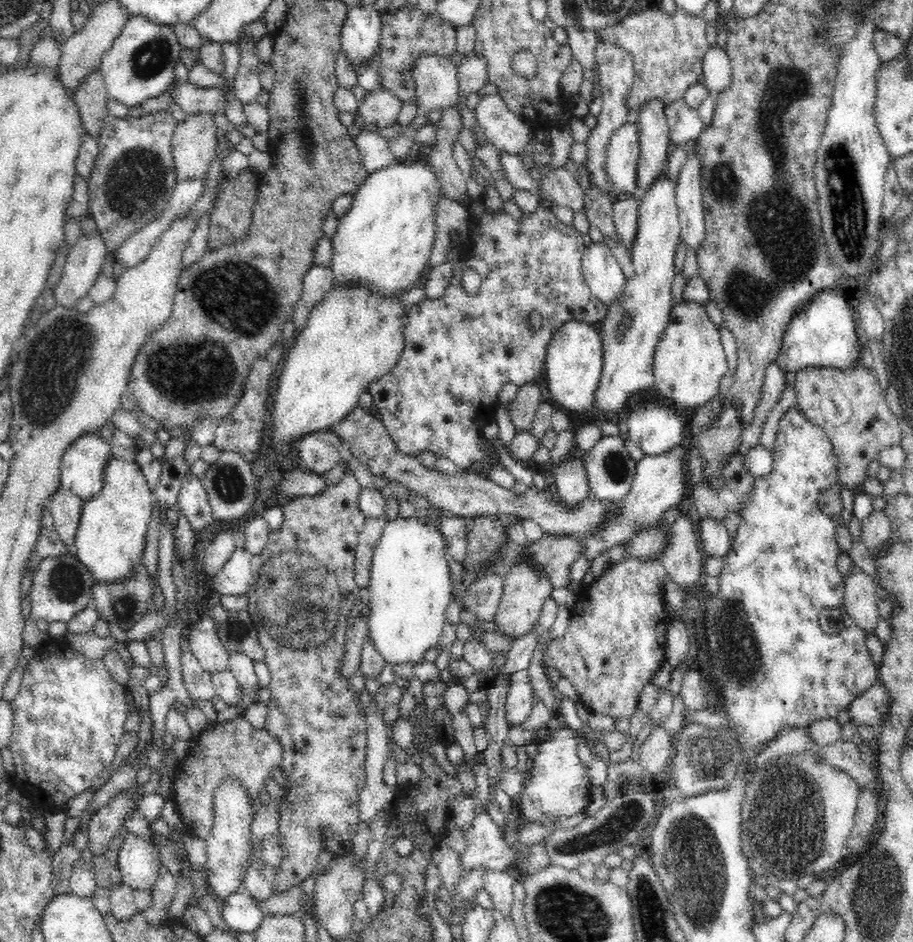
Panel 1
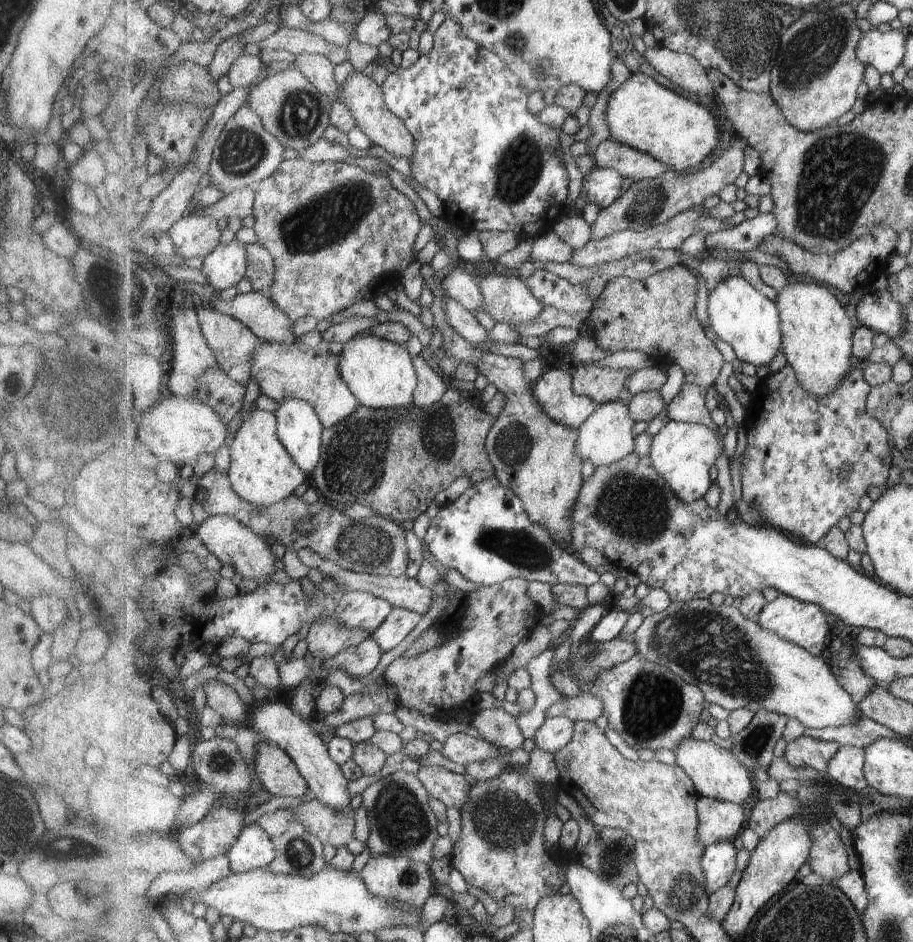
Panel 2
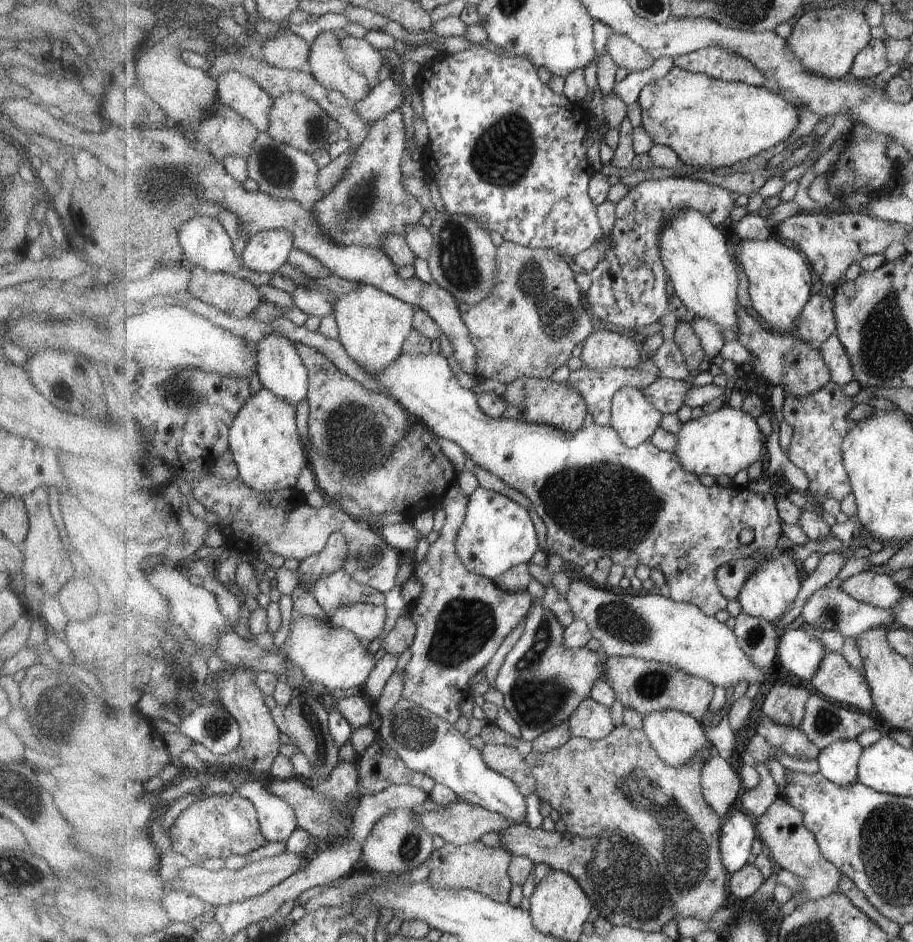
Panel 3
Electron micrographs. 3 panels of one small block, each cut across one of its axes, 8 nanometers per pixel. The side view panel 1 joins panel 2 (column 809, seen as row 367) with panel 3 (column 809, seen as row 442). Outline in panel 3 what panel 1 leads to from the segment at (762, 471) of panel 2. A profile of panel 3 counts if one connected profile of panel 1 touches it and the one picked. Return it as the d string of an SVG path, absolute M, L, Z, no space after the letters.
M833 381L806 397L785 393L783 416L793 428L789 458L810 478L808 493L822 501L827 498L841 501L854 491L844 463L842 444L847 433L857 424L848 417L855 405L852 397L845 396L839 384Z

